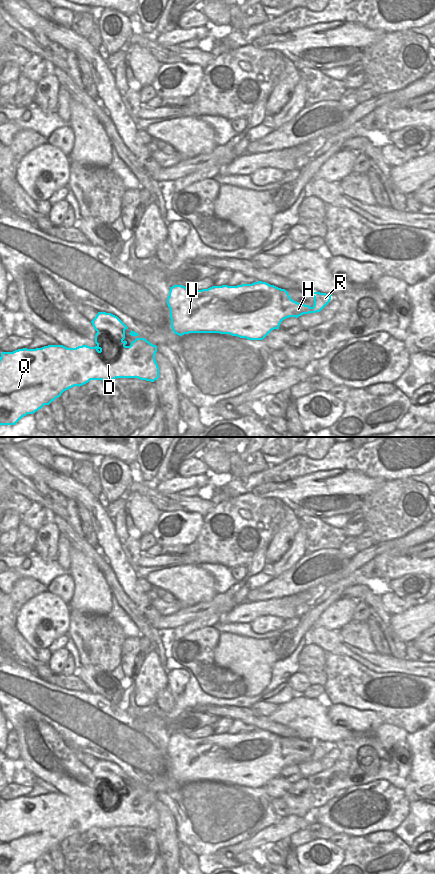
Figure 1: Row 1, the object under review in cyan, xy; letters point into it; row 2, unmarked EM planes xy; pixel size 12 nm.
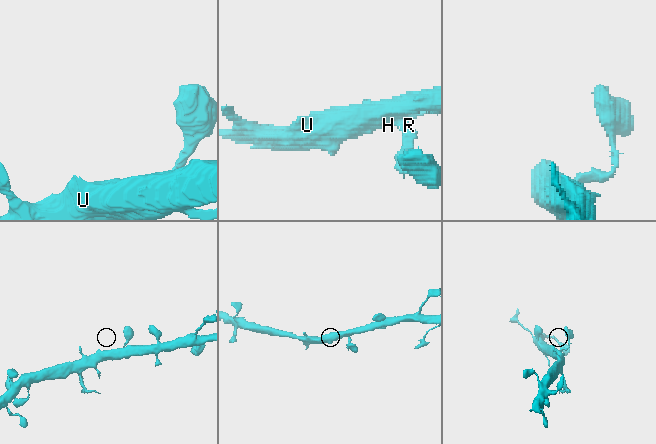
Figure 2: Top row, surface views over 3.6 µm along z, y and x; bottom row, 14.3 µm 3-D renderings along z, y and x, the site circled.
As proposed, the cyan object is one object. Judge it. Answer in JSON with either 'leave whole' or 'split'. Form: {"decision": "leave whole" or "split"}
{"decision": "leave whole"}

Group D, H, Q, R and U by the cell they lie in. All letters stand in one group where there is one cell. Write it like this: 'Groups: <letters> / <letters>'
Groups: D H Q R U.

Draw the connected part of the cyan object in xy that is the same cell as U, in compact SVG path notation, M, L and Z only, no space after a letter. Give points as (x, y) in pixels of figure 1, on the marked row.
M262 281L237 286L212 286L202 290L174 285L170 287L167 305L170 309L171 328L179 336L189 333L220 333L248 340L263 340L272 330L279 329L286 318L320 312L332 296L320 292L309 293L314 297L312 307L292 300L285 289Z

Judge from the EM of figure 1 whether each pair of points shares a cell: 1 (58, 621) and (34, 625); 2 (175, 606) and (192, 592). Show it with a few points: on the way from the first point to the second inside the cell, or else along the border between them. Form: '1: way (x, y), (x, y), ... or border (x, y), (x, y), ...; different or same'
1: way (52, 619), (41, 617), (39, 619); same
2: border (176, 599), (189, 606); different

